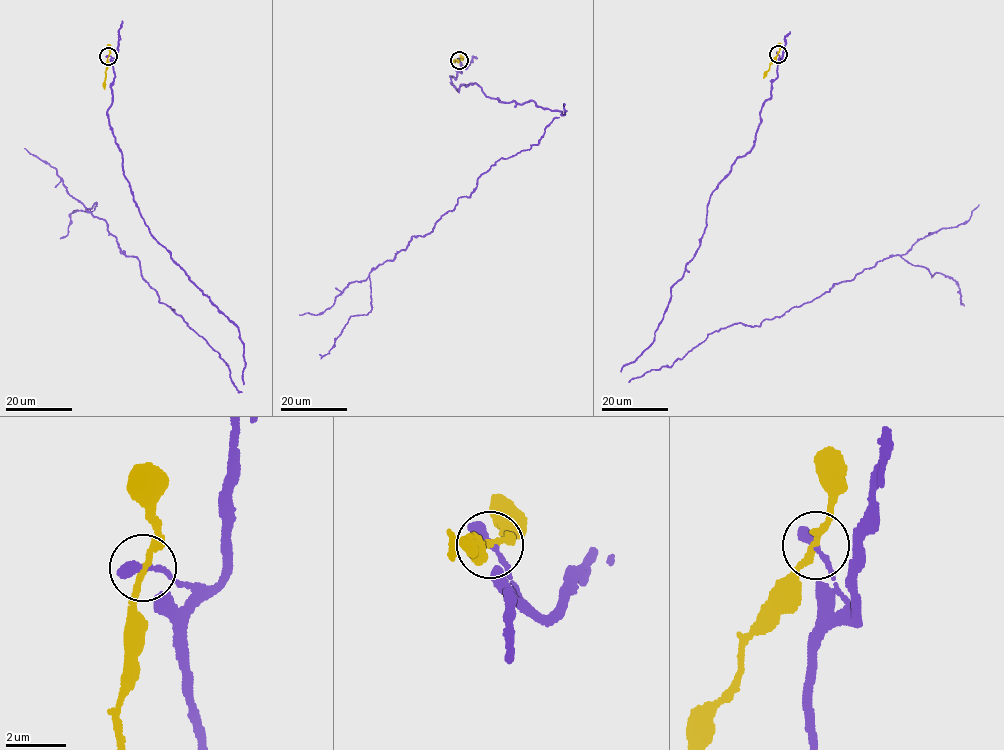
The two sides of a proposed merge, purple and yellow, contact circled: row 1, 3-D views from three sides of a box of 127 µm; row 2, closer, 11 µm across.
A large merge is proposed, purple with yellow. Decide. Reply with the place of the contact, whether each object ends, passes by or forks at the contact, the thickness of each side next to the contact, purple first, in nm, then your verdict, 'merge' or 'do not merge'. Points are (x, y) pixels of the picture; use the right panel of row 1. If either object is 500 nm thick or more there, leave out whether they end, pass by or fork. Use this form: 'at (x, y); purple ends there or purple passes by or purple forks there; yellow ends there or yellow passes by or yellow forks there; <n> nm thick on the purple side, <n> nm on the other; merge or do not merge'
at (778, 54); purple ends there; yellow passes by; 380 nm thick on the purple side, 180 nm on the other; do not merge

